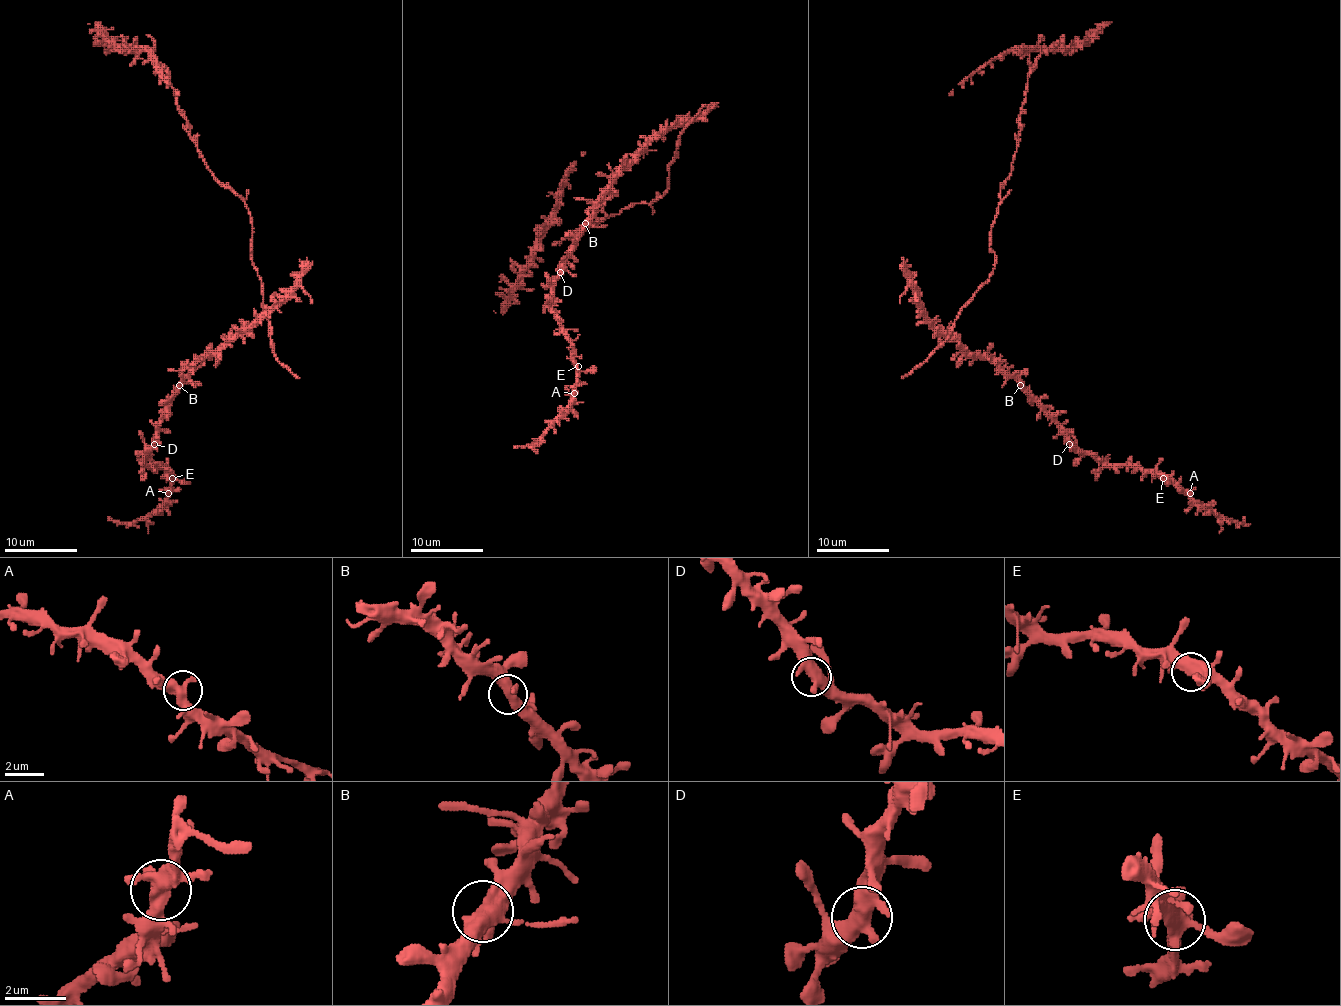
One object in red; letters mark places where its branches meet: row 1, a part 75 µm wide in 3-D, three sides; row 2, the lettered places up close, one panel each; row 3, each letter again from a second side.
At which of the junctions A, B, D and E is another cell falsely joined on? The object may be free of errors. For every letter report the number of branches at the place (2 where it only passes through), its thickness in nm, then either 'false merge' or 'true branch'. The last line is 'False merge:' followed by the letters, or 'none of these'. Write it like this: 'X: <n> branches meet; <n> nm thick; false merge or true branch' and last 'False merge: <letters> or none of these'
A: 3 branches meet; 400 nm thick; true branch
B: 3 branches meet; 420 nm thick; true branch
D: 3 branches meet; 440 nm thick; true branch
E: 3 branches meet; 400 nm thick; true branch
False merge: none of these

